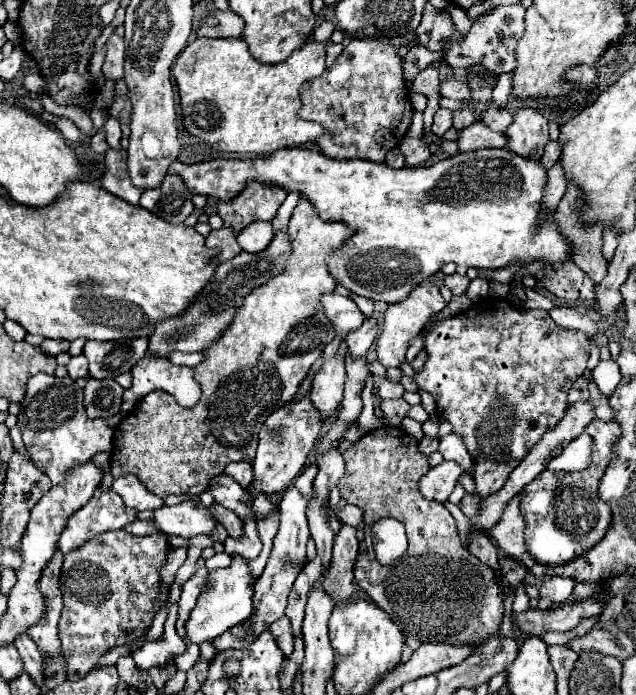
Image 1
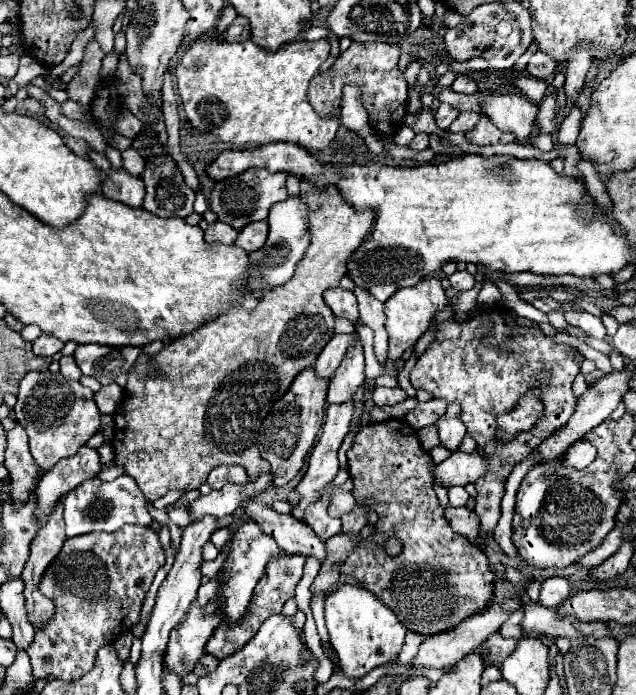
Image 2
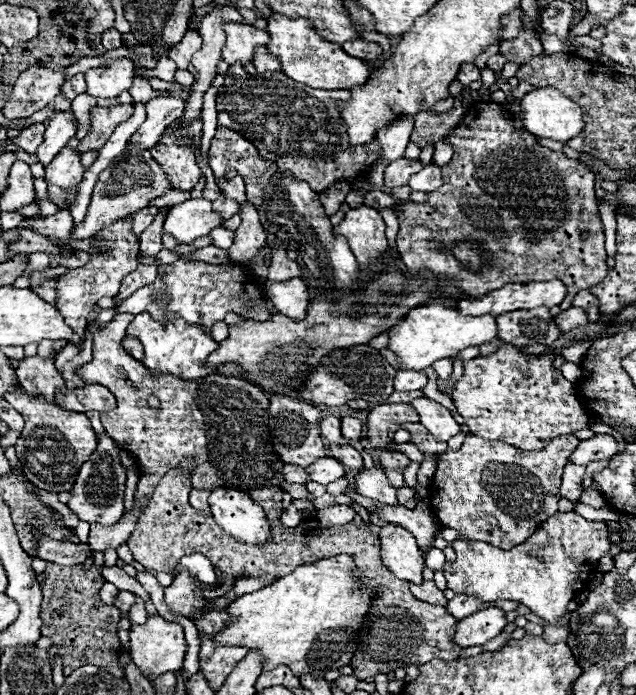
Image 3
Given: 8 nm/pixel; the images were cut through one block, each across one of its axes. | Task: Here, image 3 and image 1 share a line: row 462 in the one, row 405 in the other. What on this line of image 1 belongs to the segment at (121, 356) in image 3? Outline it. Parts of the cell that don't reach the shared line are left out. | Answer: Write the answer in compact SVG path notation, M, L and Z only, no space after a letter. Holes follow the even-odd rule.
M302 198L294 208L288 232L292 256L286 264L286 272L280 272L274 276L274 280L254 288L254 292L244 298L234 324L218 338L218 342L214 342L214 346L210 346L210 350L204 352L206 360L194 368L196 382L202 386L198 404L194 408L180 408L170 394L156 390L144 396L138 408L116 426L114 448L110 456L110 468L116 478L122 474L134 474L150 492L160 498L170 494L200 496L208 482L214 476L220 476L230 462L254 462L258 430L266 422L266 416L292 400L310 366L322 356L324 346L334 340L334 326L326 318L320 304L320 296L330 294L336 288L336 282L326 268L326 256L338 250L352 234L352 230L342 222L322 222L306 198Z

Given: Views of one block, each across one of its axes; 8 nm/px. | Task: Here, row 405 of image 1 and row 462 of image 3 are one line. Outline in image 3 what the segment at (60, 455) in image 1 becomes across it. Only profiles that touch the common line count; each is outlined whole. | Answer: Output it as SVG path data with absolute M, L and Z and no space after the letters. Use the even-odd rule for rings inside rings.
M16 386L14 392L6 392L4 398L26 420L26 426L16 442L16 452L28 480L46 492L70 492L78 476L78 468L90 458L98 444L96 432L92 430L86 414L58 408L58 404L46 400L42 394L26 394L22 386Z

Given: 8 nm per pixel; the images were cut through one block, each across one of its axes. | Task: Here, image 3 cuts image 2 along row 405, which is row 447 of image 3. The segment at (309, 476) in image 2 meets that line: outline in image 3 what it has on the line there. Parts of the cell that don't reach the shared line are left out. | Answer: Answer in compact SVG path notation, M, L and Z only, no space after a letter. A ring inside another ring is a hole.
M342 444L342 446L330 446L330 454L340 460L348 470L358 472L362 468L362 456L356 448L352 448L350 444Z

